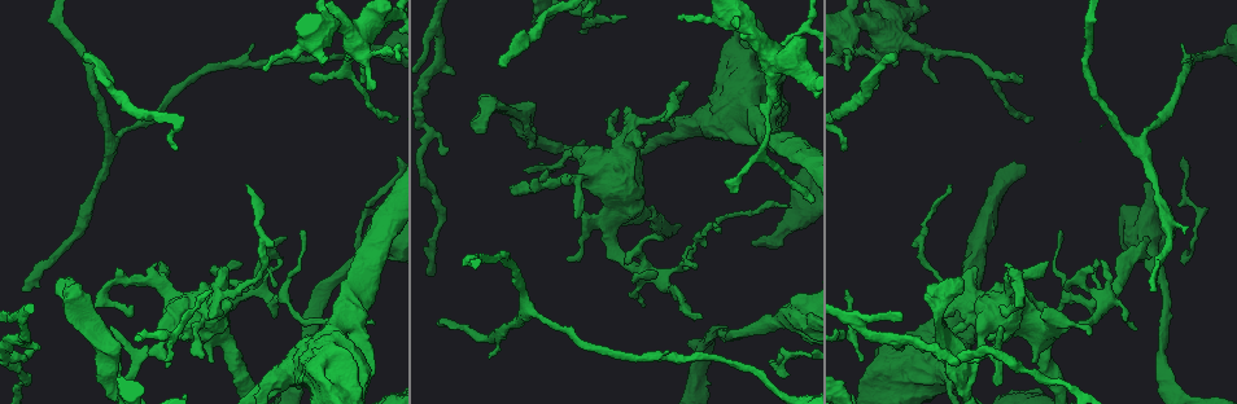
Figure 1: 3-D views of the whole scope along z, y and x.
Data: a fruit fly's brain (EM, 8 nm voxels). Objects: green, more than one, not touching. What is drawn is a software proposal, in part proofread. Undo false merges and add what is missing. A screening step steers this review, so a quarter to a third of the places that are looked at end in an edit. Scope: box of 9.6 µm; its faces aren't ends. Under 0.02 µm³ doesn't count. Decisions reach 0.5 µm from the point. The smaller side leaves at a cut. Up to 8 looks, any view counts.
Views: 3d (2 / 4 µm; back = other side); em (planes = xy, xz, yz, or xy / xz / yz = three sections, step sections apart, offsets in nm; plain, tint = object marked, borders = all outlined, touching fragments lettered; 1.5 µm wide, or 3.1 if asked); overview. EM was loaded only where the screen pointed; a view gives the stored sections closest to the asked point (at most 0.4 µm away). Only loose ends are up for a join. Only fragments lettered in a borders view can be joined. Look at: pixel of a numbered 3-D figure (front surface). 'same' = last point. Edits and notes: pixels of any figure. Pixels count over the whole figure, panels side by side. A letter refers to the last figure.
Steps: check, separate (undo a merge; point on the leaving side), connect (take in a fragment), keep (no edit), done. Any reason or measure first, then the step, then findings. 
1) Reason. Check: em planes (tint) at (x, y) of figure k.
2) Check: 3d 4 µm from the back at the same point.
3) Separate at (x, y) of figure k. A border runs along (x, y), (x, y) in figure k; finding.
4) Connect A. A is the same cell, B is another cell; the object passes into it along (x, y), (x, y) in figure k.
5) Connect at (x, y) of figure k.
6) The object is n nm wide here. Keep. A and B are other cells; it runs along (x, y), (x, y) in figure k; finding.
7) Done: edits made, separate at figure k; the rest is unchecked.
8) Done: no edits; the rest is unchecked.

Sharp bend. Check: em planes (borders) at (958, 356) of figure 1.

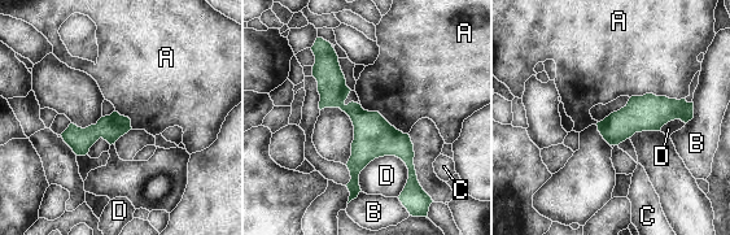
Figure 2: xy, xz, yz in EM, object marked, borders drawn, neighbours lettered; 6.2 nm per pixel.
Keep. A, B, C and D are other cells; all the same neuron.

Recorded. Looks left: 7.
An open end. Check: 3d 2 µm at (618, 108) of figure 1.

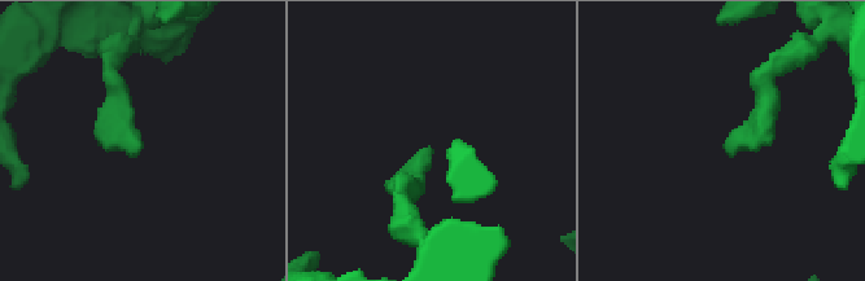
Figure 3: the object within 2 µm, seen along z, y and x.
Check: em planes (borders) at (430, 149) of figure 3.

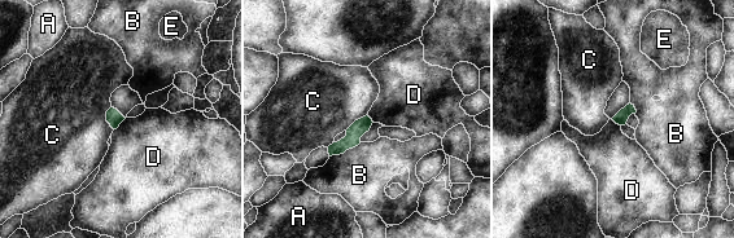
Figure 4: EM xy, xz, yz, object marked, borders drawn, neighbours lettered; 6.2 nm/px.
The longest contact is with B, 220 nm. Keep. A, B, C, D and E are other cells; no lettered fragment goes on from it.

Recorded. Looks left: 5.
Branch stops here. Check: em planes (borders) at (373, 88) of figure 1.

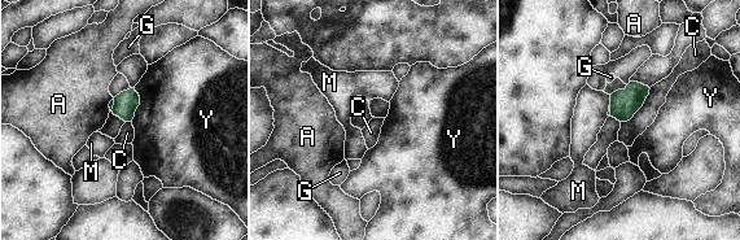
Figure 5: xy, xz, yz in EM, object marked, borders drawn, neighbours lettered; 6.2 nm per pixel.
The object is 150 nm wide here; the longest contact is with C, 280 nm. Keep. A, C, G, M and Y are other cells; no lettered fragment goes on from it.

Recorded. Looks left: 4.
Done: no edits; the rest is unchecked.

